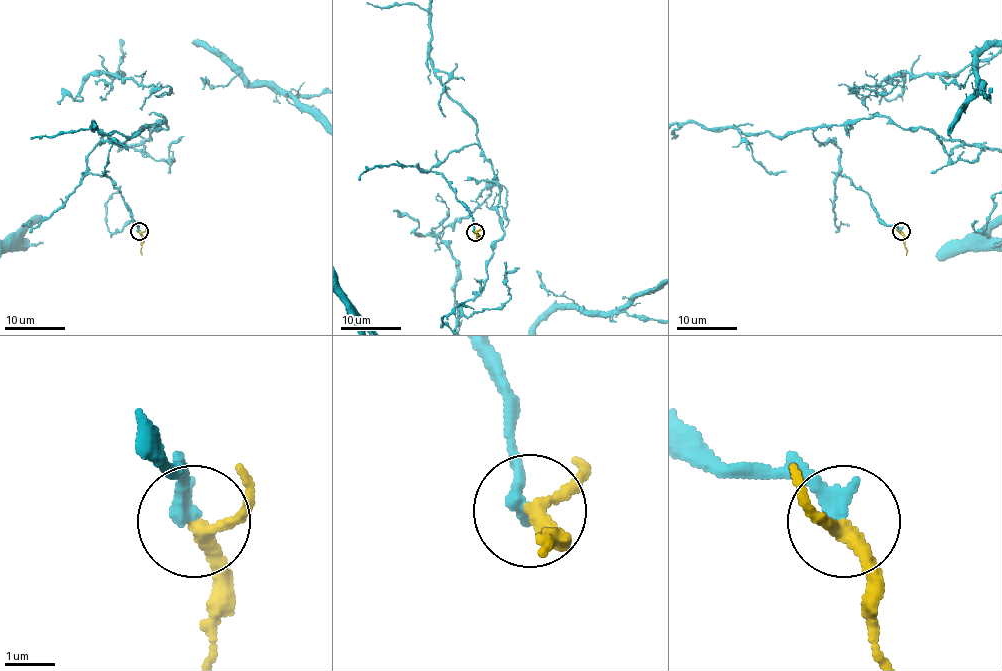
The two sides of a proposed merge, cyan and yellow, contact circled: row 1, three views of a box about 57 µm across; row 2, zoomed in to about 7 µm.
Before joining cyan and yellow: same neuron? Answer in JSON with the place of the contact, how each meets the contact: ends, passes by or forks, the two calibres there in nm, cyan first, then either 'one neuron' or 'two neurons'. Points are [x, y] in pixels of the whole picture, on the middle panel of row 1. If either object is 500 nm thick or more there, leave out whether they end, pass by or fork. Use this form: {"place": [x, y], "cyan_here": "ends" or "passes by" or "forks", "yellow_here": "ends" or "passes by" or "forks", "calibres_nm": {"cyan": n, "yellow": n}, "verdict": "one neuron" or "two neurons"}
{"place": [475, 232], "cyan_here": "ends", "yellow_here": "passes by", "calibres_nm": {"cyan": 320, "yellow": 260}, "verdict": "two neurons"}

